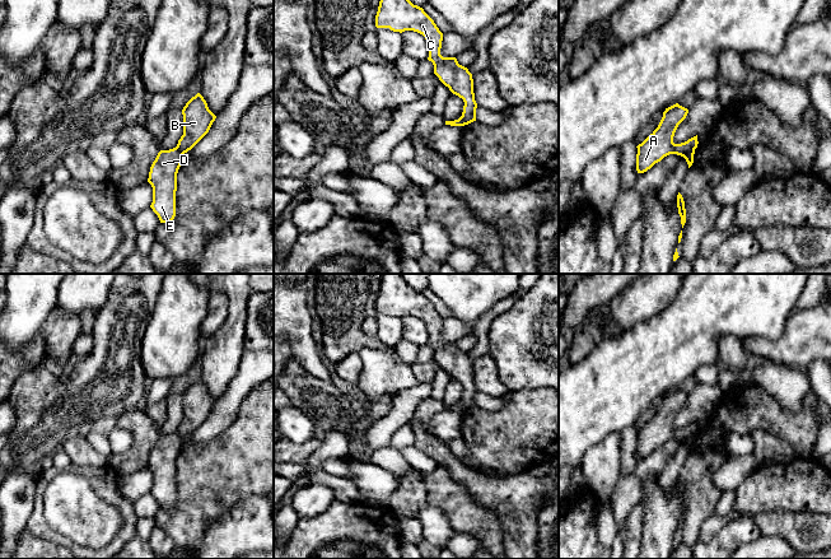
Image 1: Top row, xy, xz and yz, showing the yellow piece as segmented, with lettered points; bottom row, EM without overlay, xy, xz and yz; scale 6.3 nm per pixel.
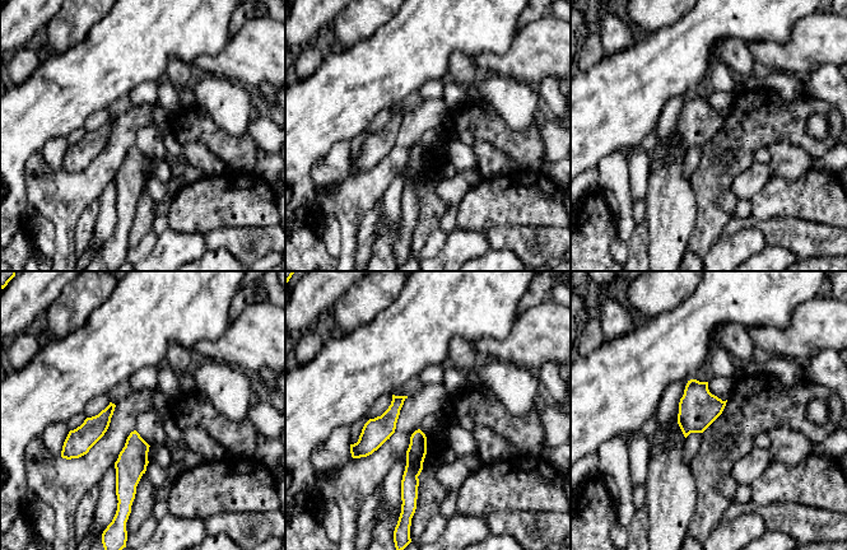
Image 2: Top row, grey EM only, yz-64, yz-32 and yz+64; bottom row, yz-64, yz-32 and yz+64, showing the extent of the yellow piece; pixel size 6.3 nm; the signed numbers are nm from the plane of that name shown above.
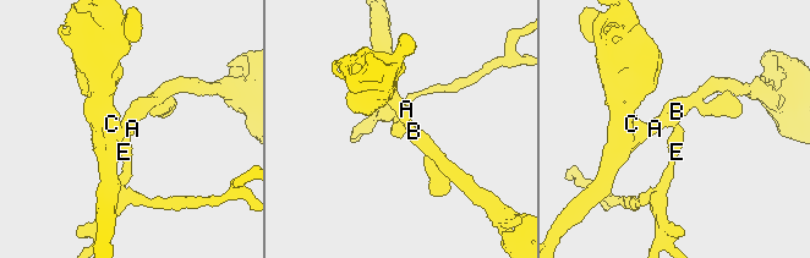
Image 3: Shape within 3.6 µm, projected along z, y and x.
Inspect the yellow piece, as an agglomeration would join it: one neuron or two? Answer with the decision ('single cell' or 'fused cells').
fused cells

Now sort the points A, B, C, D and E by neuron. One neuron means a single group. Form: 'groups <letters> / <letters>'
groups A B C / D E

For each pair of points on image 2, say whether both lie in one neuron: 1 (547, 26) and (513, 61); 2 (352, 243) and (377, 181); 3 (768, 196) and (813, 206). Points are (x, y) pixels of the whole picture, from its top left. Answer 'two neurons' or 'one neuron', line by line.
1: one neuron
2: one neuron
3: one neuron

